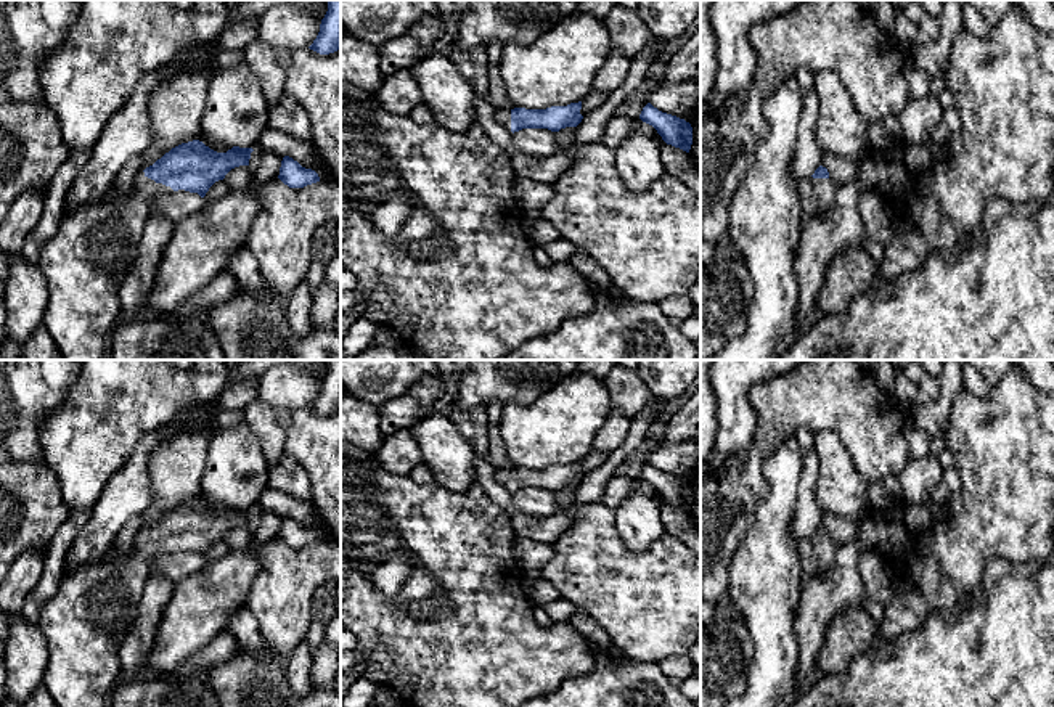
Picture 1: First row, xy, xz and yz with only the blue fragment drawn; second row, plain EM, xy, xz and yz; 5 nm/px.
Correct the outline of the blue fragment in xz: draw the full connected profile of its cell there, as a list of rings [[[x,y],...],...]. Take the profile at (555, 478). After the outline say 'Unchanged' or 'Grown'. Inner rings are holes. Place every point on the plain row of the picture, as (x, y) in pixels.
[[[582,461],[546,469],[498,469],[496,480],[513,493],[522,488],[548,488],[551,492],[559,492],[566,487],[577,487],[582,482],[583,476],[580,469]]]. Grown

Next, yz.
[[[819,525],[810,538],[815,554],[818,558],[818,572],[816,577],[826,572],[835,558],[835,546],[829,538],[826,527]]]. Grown

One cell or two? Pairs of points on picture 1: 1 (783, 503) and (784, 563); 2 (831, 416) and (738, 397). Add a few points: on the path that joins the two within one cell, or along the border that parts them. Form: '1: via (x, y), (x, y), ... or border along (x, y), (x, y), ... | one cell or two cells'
1: via (781, 518), (781, 548) | one cell
2: border along (778, 376), (749, 391), (757, 418), (751, 436) | two cells

